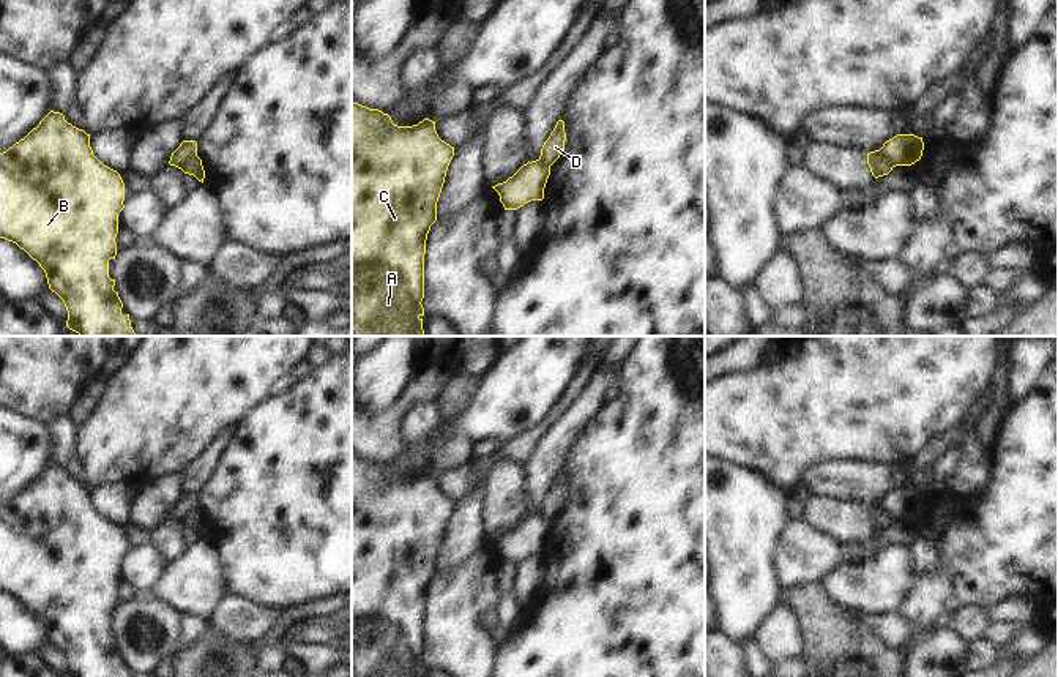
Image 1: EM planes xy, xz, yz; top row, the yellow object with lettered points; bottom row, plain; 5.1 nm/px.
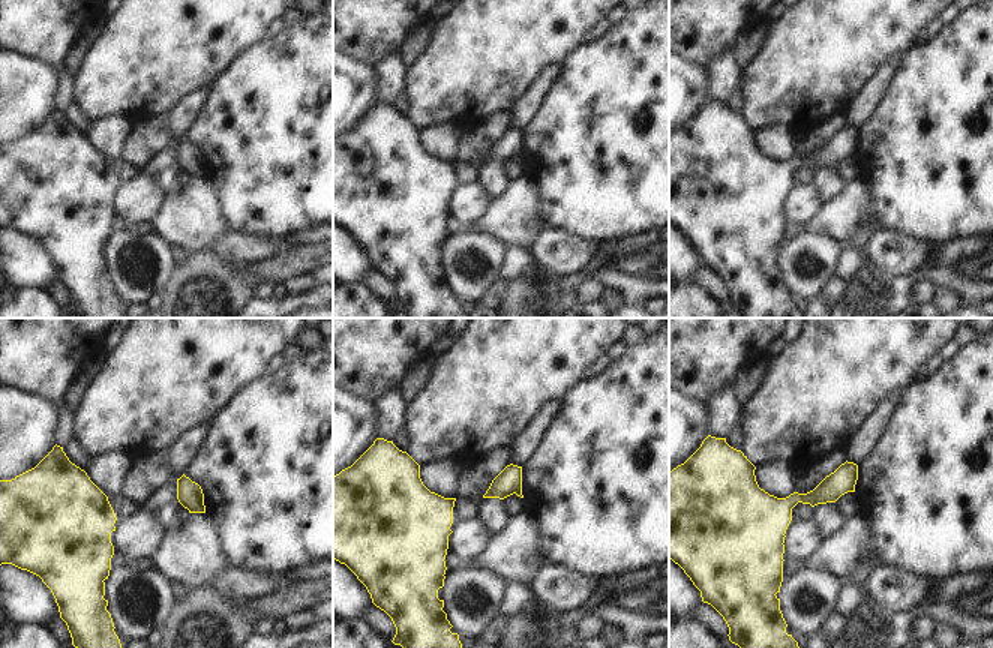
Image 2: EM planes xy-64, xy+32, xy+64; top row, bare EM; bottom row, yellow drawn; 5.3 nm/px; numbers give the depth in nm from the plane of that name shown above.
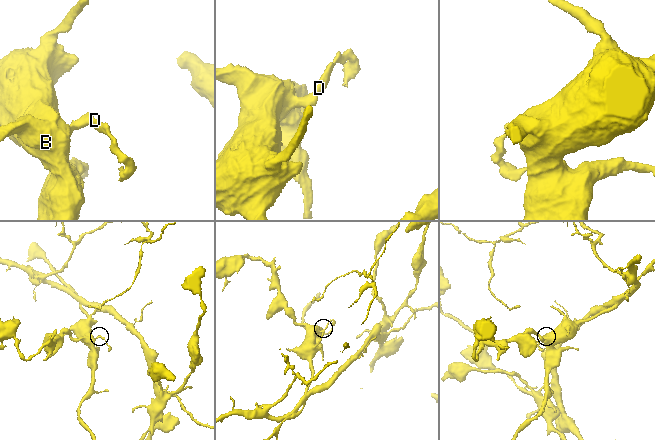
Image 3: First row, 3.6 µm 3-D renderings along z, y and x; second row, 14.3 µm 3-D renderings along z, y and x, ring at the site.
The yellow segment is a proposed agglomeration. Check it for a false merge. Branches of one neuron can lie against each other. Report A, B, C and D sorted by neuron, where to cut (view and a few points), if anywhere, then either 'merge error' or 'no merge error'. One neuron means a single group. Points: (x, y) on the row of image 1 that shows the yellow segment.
A B C / D | xy (196, 153), (180, 168) | merge error

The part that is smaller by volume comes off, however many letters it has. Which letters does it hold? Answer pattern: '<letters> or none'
D.

